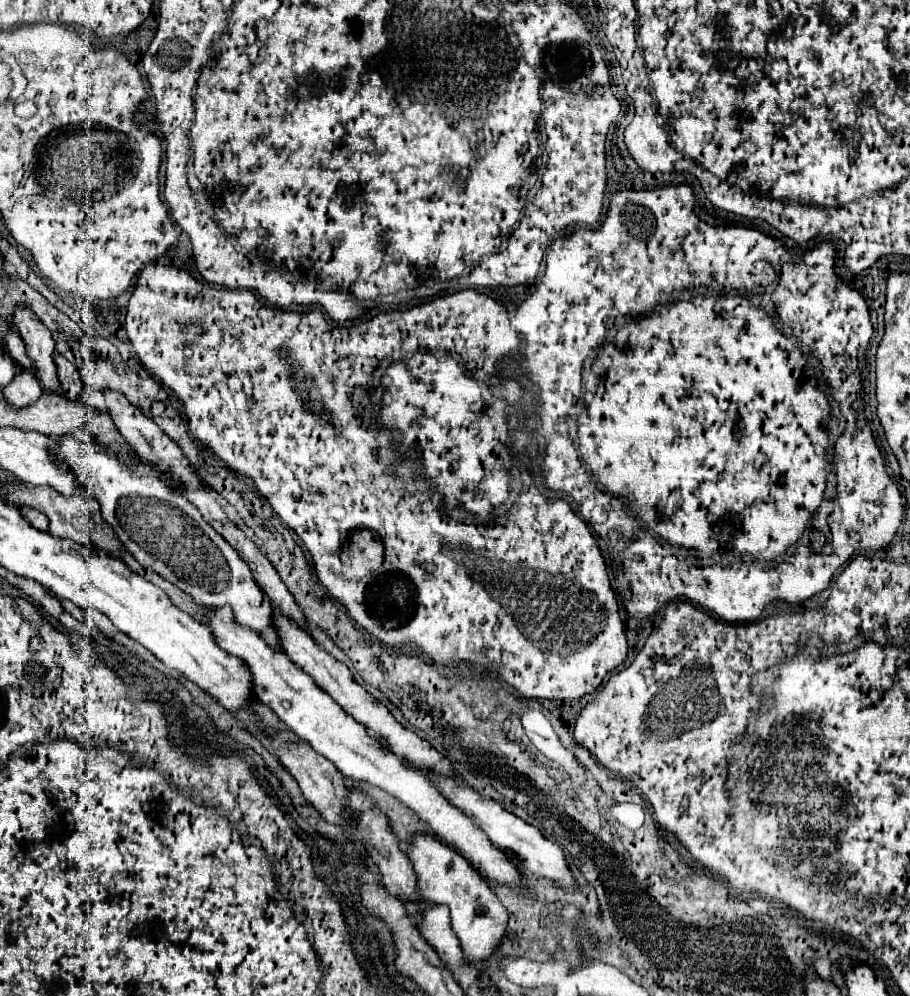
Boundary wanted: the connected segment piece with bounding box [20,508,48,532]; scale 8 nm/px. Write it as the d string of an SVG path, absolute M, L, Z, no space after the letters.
M20 508L20 510L22 510L22 514L30 520L30 524L32 524L34 528L38 528L38 530L42 530L42 532L48 530L48 518L46 518L46 514L42 514L40 510L34 510L34 508Z

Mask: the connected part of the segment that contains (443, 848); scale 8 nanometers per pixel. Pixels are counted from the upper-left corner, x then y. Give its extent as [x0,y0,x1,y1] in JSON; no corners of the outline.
[406,836,508,970]

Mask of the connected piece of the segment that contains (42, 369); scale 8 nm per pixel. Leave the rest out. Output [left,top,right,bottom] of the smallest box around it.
[16,306,62,394]

